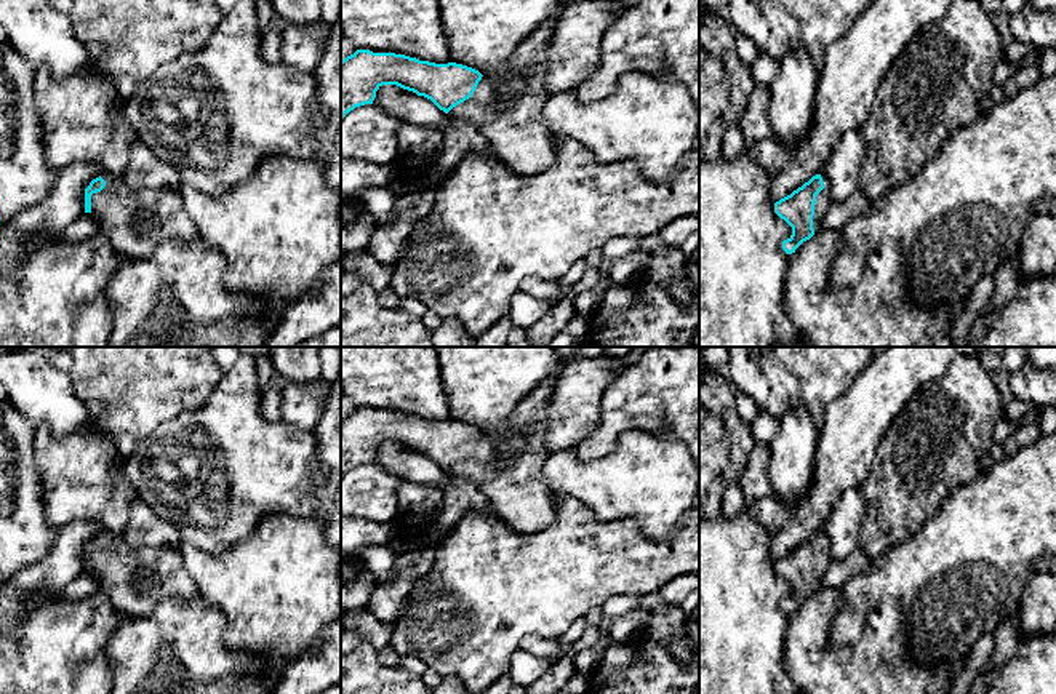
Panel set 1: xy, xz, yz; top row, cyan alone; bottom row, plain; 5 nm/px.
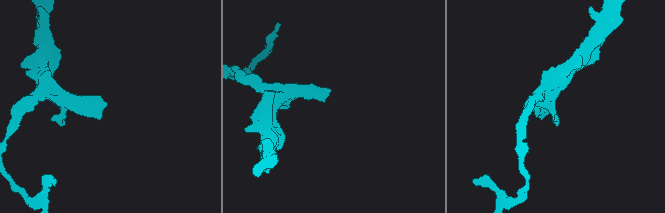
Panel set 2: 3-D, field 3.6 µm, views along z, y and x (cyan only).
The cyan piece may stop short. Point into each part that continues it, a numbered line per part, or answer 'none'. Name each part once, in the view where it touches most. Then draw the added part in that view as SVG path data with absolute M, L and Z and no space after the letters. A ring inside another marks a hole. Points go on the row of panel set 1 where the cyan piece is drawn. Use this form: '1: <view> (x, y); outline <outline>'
1: yz (823, 199); outline M821 174L824 189L816 195L814 203L814 216L813 216L813 229L814 233L819 233L824 230L824 221L827 216L829 208L834 205L829 189L829 181L824 174Z

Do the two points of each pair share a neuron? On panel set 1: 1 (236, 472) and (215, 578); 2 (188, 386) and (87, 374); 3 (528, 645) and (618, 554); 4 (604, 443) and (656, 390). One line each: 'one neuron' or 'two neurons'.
1: two neurons
2: one neuron
3: two neurons
4: one neuron

